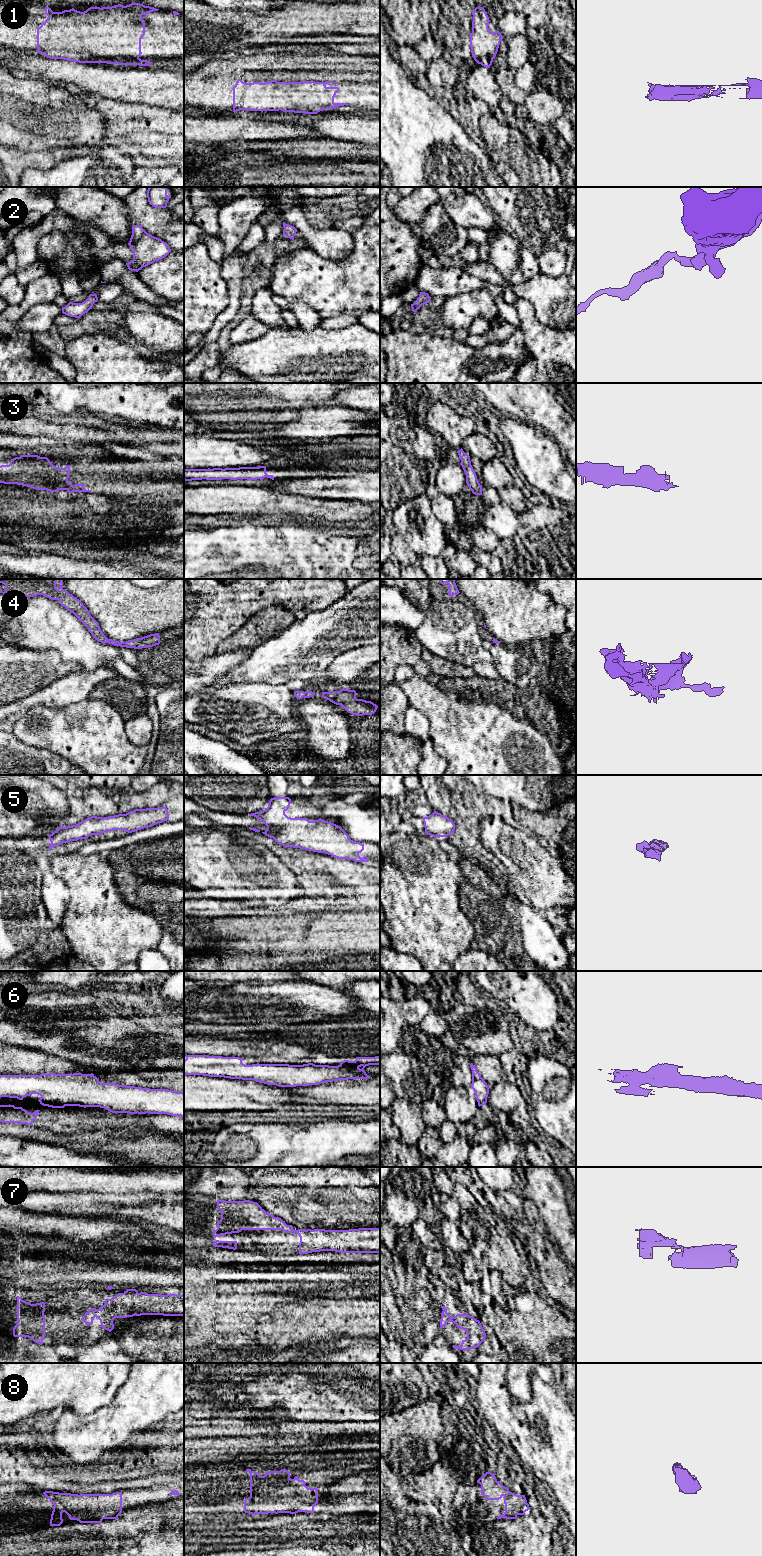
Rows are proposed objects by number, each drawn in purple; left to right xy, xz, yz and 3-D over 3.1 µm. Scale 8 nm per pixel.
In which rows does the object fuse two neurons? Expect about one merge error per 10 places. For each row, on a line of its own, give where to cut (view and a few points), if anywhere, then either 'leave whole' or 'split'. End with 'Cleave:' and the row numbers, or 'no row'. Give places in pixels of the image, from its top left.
1: no cut; leave whole
2: no cut; leave whole
3: no cut; leave whole
4: no cut; leave whole
5: no cut; leave whole
6: no cut; leave whole
7: no cut; leave whole
8: no cut; leave whole
Cleave: no row

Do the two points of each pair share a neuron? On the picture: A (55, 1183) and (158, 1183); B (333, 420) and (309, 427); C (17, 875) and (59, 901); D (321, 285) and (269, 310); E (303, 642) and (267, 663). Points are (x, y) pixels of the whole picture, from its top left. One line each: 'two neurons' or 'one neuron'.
A: one neuron
B: one neuron
C: two neurons
D: two neurons
E: one neuron

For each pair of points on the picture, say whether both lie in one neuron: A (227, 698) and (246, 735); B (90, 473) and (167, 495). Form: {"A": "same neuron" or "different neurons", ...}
{"A": "same neuron", "B": "same neuron"}

